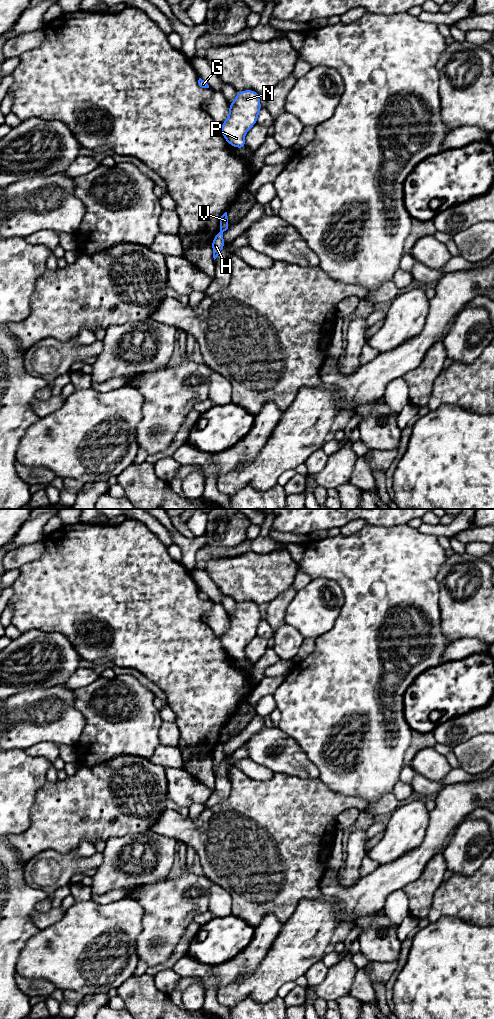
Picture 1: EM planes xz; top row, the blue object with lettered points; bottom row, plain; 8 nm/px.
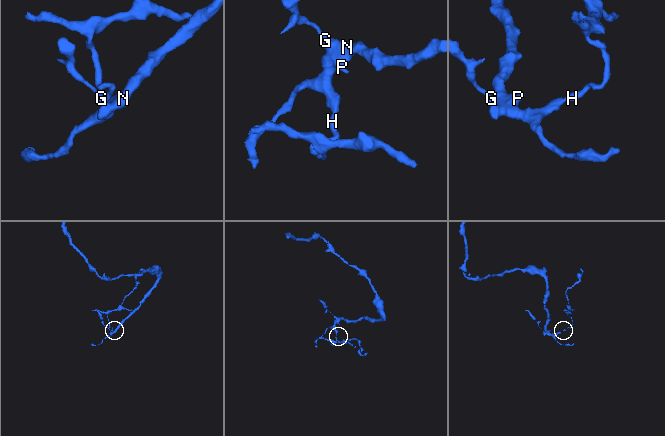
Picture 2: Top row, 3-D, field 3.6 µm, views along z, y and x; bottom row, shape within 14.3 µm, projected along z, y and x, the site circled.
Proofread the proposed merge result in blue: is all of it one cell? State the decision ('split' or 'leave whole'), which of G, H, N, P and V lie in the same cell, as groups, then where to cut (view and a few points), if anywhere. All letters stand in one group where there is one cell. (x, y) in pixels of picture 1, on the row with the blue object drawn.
split; G N P V / H; cut in xz along (220, 230), (222, 232)

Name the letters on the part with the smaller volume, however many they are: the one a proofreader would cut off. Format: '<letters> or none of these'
H

